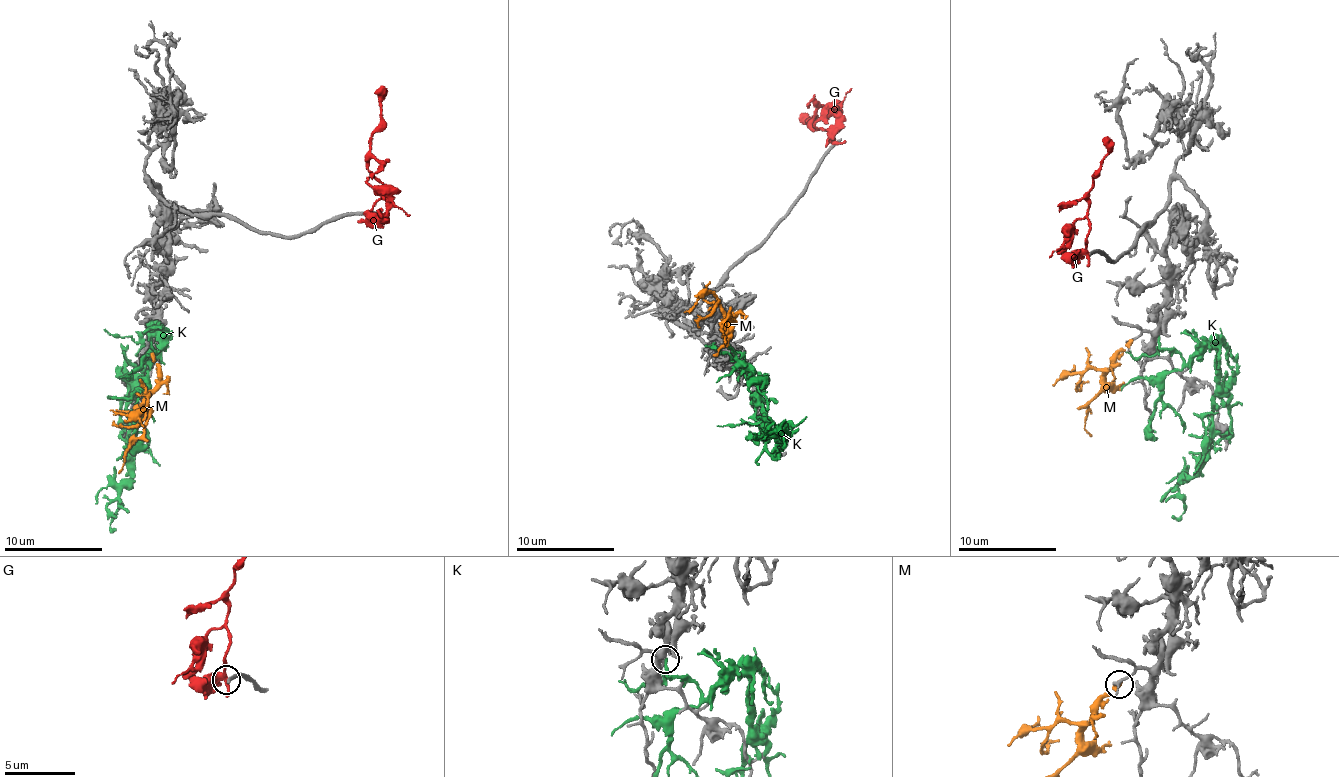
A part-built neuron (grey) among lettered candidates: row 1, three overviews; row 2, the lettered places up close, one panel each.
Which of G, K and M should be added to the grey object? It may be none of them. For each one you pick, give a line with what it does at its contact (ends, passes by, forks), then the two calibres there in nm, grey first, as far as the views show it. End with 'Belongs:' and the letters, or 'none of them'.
Belongs: none of them

